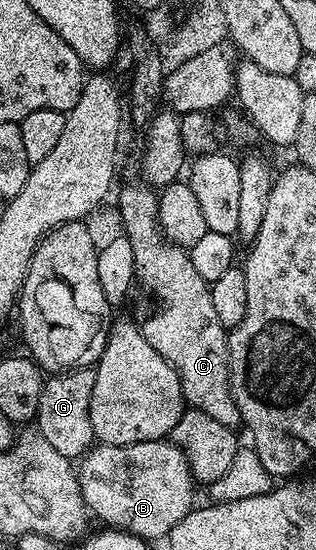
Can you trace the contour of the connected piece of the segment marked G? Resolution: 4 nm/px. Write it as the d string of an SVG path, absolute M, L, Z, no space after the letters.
M93 368L72 369L69 373L56 373L47 376L42 382L40 407L36 418L37 432L52 443L55 451L71 459L83 456L95 444L92 431L92 387L96 387L96 375Z

